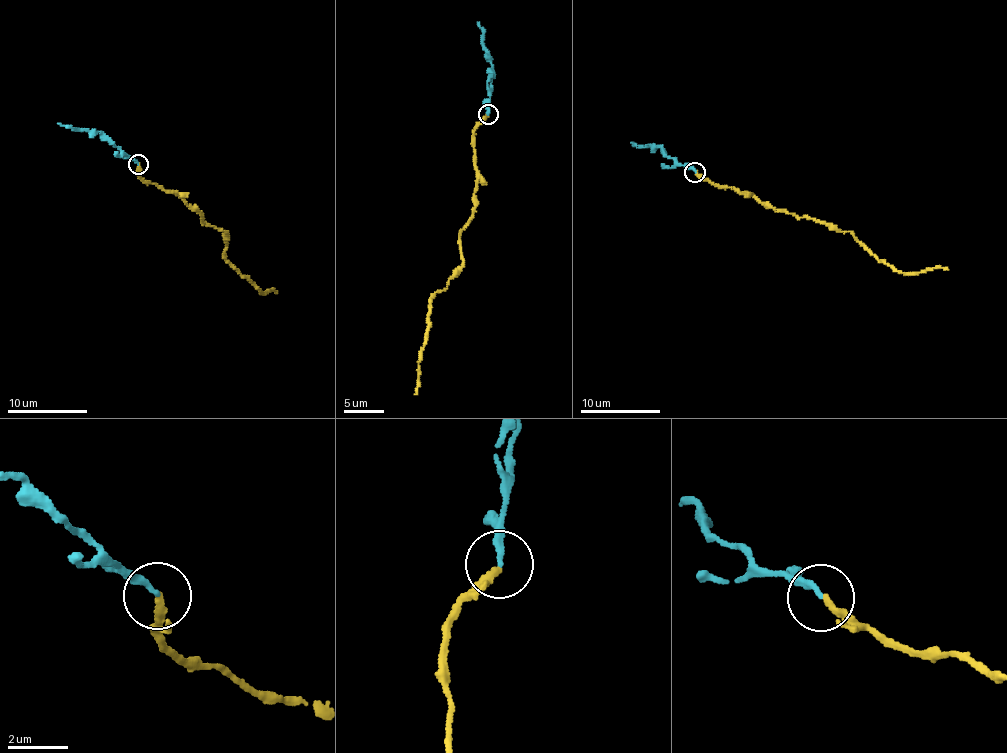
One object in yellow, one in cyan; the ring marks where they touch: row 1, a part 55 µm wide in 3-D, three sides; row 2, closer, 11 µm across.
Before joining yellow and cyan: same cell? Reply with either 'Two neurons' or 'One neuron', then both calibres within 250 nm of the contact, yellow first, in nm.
One neuron. Thickness 240 nm (yellow) against 180 nm

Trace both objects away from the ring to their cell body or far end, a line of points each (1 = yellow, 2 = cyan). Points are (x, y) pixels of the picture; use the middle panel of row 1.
1: (487, 114), (475, 128), (473, 138), (475, 205), (473, 217), (459, 237), (462, 266), (431, 300), (414, 394)
2: (487, 114), (492, 67), (477, 22)

